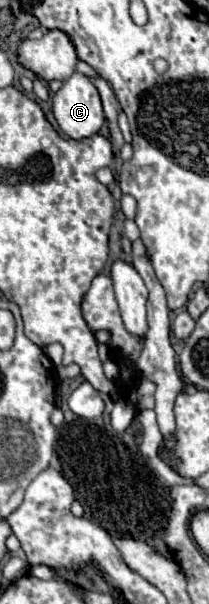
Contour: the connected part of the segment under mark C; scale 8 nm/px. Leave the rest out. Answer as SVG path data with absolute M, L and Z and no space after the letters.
M74 73L52 97L52 113L70 139L84 139L100 131L106 117L100 95L86 75Z

